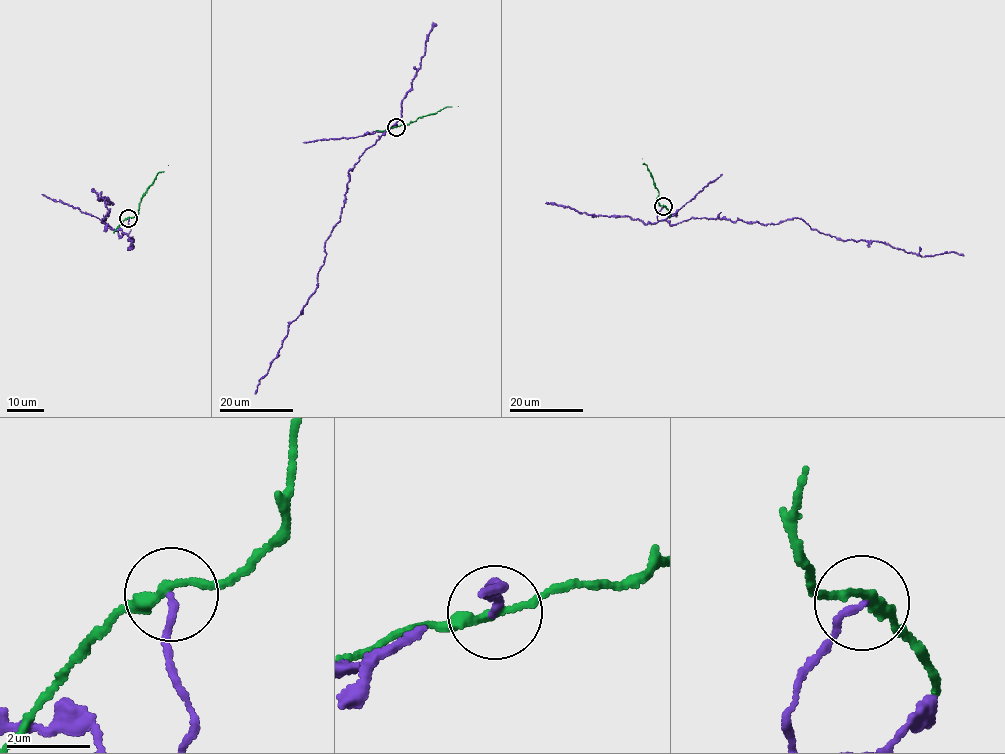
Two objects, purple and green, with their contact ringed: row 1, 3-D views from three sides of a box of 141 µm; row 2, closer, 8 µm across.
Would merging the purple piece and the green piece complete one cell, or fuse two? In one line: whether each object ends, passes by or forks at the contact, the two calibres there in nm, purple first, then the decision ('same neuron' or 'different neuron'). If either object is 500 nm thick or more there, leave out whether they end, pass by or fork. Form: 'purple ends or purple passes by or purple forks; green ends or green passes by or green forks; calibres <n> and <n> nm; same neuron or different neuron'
purple ends; green passes by; calibres 160 and 200 nm; different neuron

